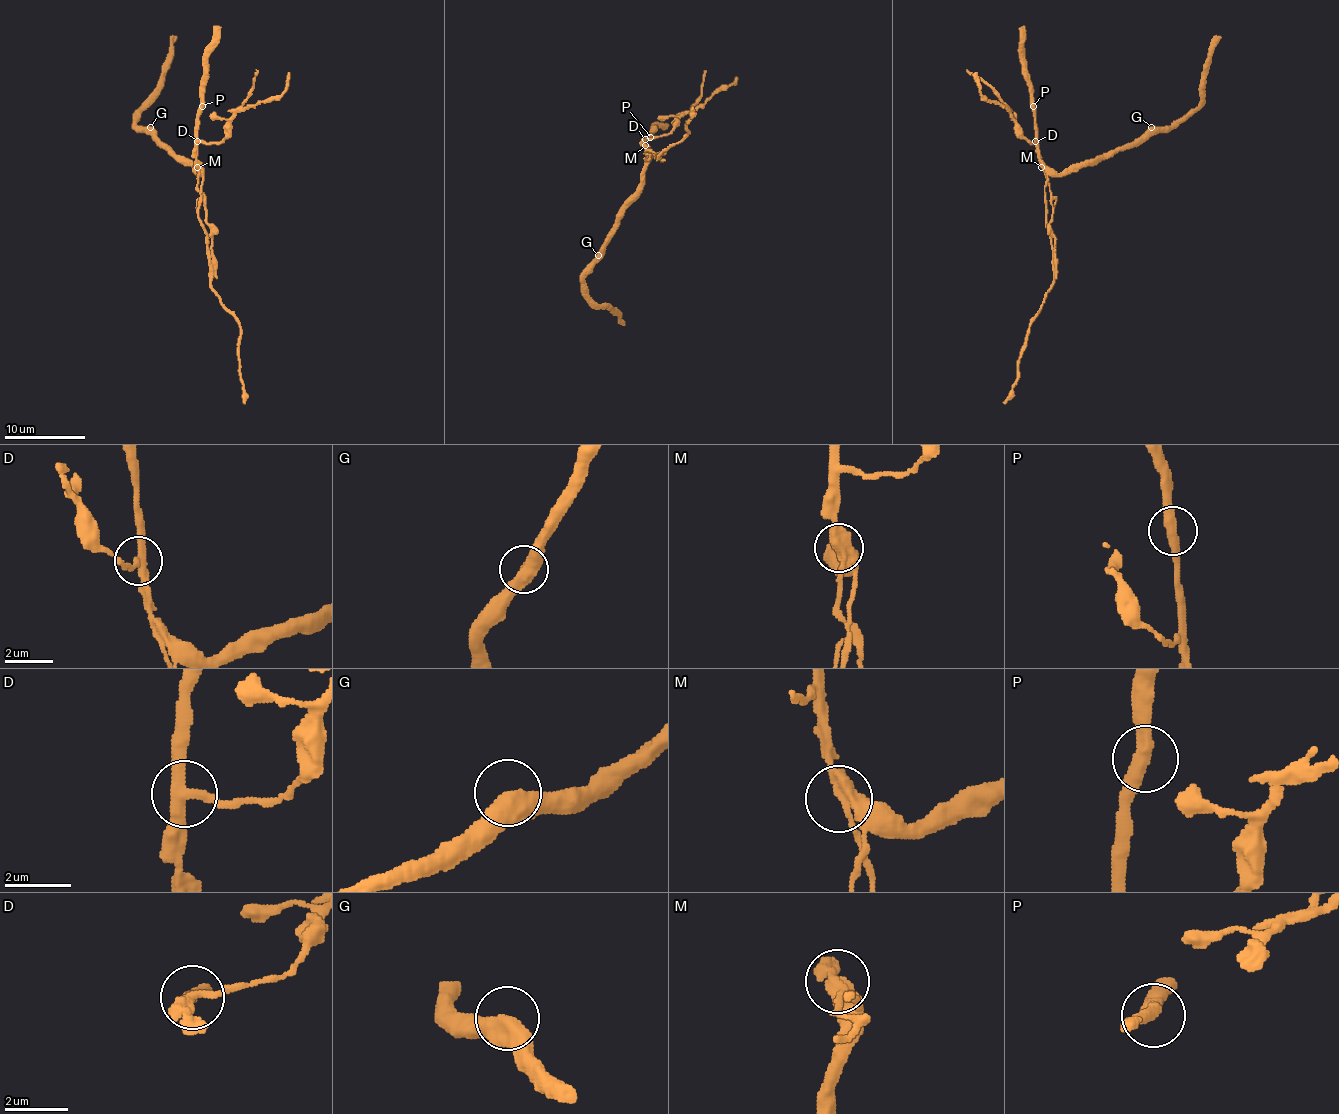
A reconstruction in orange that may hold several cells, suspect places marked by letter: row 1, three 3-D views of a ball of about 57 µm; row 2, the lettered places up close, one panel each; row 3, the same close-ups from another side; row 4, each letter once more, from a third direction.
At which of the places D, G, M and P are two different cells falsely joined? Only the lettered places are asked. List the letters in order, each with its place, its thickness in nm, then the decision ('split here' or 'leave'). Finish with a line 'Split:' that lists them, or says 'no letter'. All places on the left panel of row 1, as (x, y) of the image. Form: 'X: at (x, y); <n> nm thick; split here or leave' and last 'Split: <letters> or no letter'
D: at (197, 141); 320 nm thick; split here
G: at (150, 127); 500 nm thick; leave
M: at (197, 167); 380 nm thick; split here
P: at (202, 106); 400 nm thick; leave
Split: D, M

